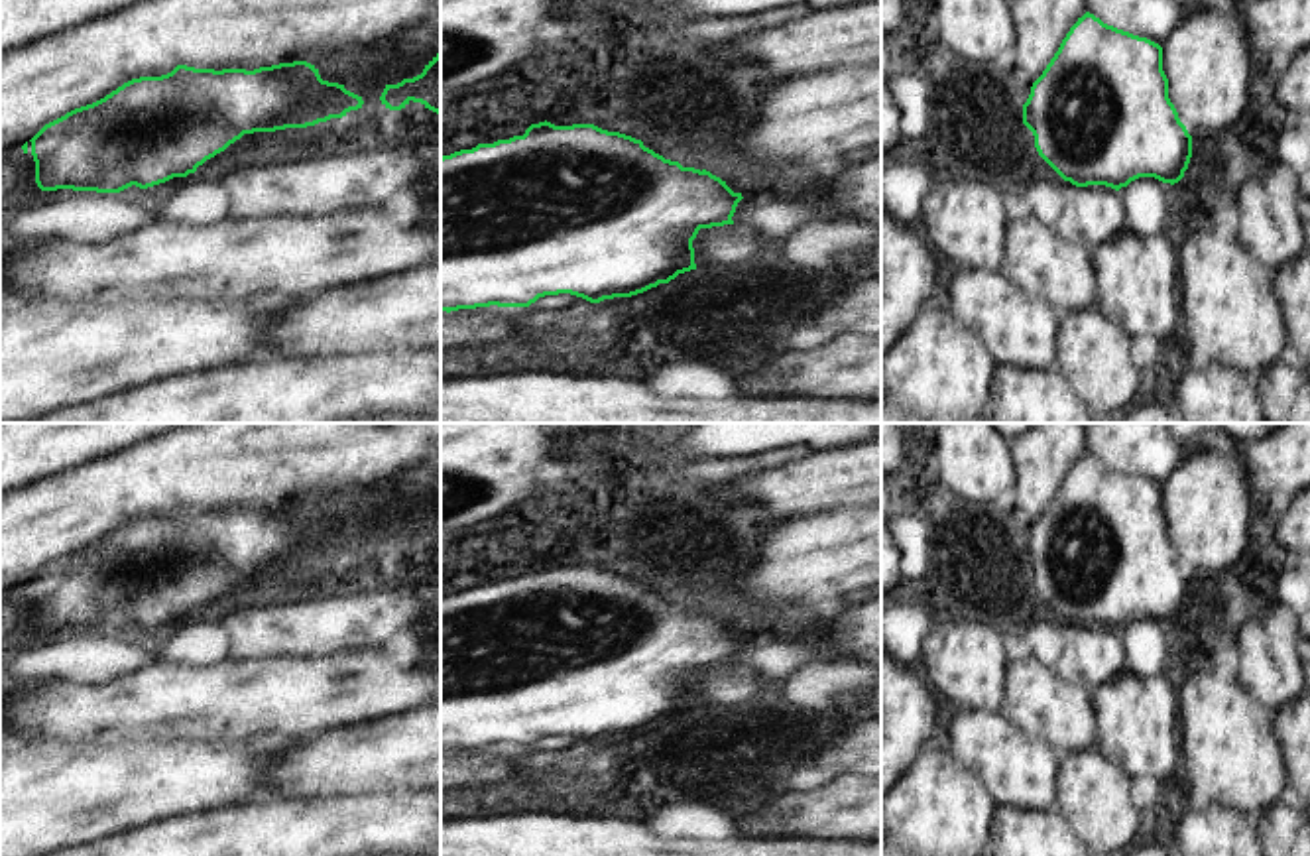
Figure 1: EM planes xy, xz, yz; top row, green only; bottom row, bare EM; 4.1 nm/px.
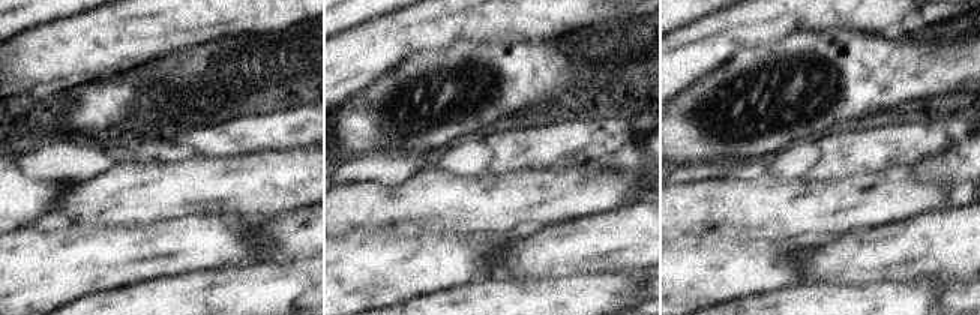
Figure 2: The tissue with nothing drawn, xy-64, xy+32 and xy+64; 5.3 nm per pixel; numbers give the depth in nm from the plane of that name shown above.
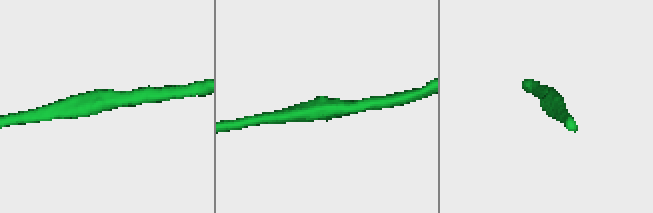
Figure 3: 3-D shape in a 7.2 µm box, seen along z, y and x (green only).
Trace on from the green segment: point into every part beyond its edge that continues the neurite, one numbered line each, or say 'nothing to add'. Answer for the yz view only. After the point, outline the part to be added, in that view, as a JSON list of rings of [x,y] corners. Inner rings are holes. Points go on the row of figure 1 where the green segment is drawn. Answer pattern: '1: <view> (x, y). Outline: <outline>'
1: yz (1017, 140). Outline: [[[1009,124],[1003,130],[1003,159],[1009,165],[1039,163],[1041,177],[1035,183],[1060,187],[1064,179],[1039,155],[1035,136],[1025,124]]]

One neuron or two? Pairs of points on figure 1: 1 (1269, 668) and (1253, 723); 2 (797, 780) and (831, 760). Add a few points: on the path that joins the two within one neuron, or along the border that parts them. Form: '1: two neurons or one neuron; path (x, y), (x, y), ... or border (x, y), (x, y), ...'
1: two neurons; border (1236, 681), (1275, 713)
2: one neuron; path (805, 778), (823, 766)

